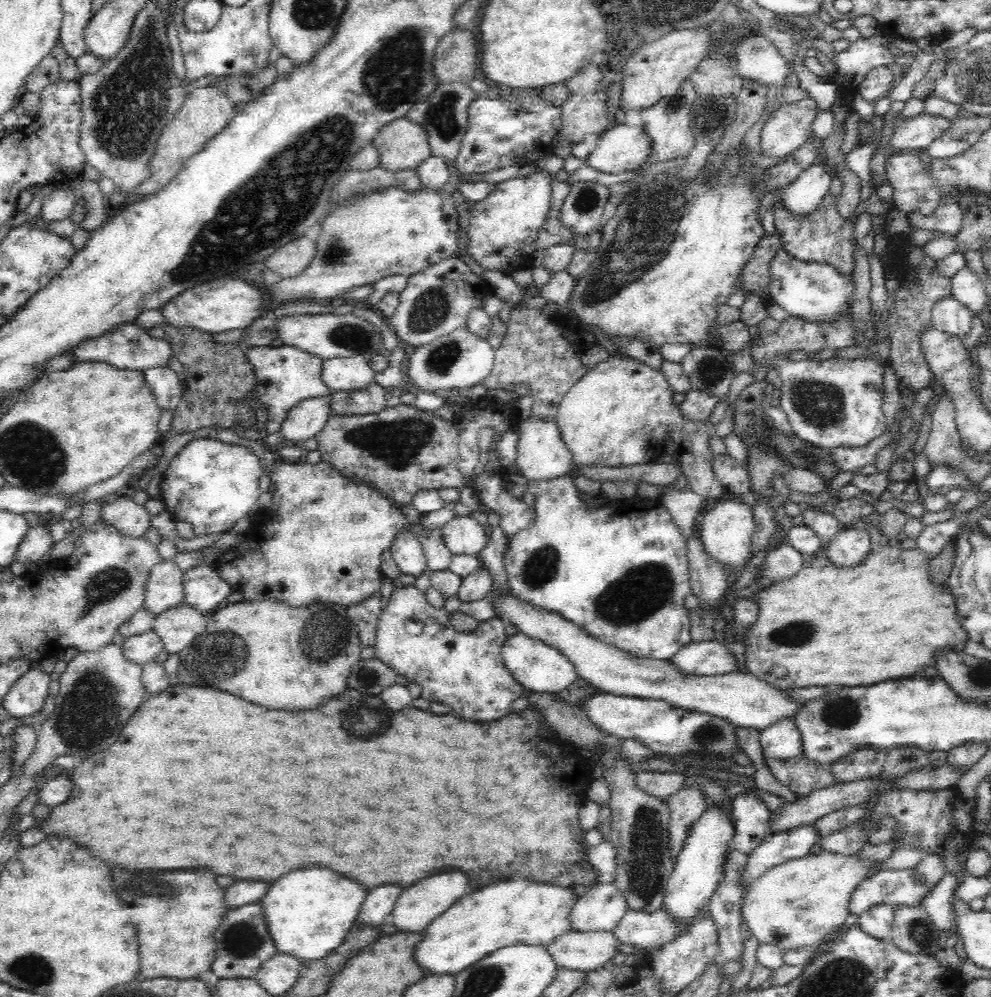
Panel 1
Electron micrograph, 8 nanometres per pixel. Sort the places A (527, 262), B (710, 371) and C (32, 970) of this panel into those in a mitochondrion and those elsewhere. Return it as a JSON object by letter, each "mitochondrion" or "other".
{"A":"other","B":"mitochondrion","C":"mitochondrion"}

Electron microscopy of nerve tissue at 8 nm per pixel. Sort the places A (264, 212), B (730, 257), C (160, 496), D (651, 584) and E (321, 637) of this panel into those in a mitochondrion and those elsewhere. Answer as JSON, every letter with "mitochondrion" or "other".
{"A":"mitochondrion","B":"other","C":"other","D":"mitochondrion","E":"mitochondrion"}

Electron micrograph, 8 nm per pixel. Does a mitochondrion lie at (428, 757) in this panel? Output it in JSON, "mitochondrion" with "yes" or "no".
{"mitochondrion":"no"}

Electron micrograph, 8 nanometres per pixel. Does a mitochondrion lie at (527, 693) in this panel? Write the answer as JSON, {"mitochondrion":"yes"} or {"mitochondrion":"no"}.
{"mitochondrion":"no"}

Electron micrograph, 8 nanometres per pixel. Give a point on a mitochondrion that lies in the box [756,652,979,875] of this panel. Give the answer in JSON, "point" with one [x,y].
{"point":[842,712]}

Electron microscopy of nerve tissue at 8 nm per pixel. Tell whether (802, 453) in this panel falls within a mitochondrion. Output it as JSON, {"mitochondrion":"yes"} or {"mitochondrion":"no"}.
{"mitochondrion":"yes"}

